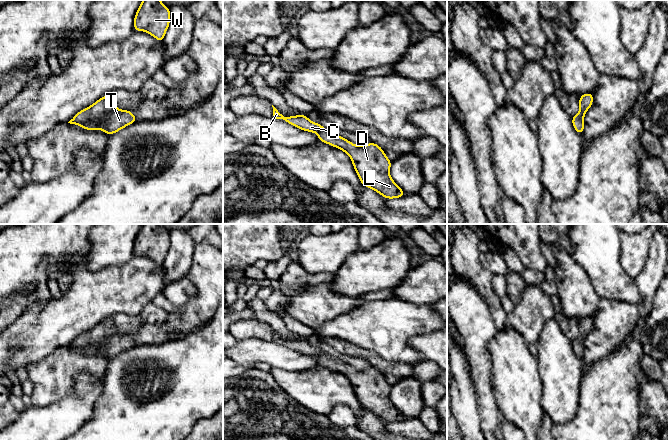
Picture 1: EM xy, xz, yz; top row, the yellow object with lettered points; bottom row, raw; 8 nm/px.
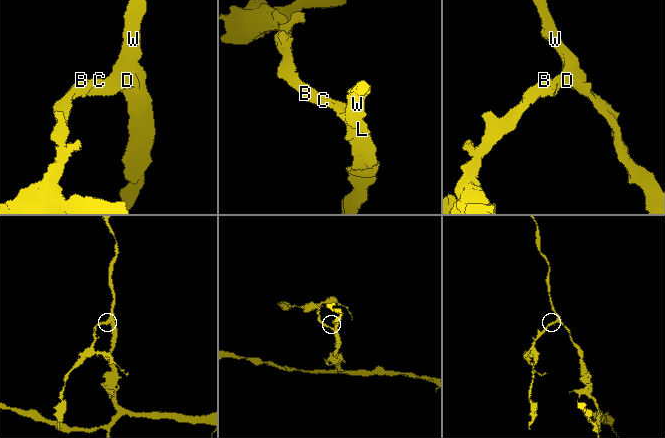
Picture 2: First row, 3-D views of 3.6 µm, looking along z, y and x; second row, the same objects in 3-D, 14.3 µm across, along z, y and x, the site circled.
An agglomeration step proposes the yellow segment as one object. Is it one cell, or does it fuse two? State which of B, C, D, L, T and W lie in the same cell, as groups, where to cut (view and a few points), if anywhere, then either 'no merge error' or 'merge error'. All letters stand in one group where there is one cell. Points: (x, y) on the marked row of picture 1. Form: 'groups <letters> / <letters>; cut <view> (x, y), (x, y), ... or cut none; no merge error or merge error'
groups B C D L T W; cut none; no merge error

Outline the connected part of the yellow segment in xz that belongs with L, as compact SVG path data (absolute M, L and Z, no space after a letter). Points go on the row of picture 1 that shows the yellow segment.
M273 105L273 116L308 132L316 132L319 141L337 147L347 153L362 183L387 199L400 198L406 194L389 175L391 161L381 147L373 142L356 146L347 139L334 134L319 123L310 121L306 115L284 117Z

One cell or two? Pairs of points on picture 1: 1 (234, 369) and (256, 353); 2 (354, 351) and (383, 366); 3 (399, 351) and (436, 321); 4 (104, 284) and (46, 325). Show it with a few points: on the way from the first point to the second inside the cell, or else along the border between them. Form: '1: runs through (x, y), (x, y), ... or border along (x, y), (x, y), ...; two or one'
1: border along (233, 359), (239, 363), (251, 366); two
2: runs through (361, 353), (372, 357), (376, 361); one
3: runs through (401, 339), (419, 321), (424, 321); one
4: runs through (90, 298), (78, 310), (60, 321); one

